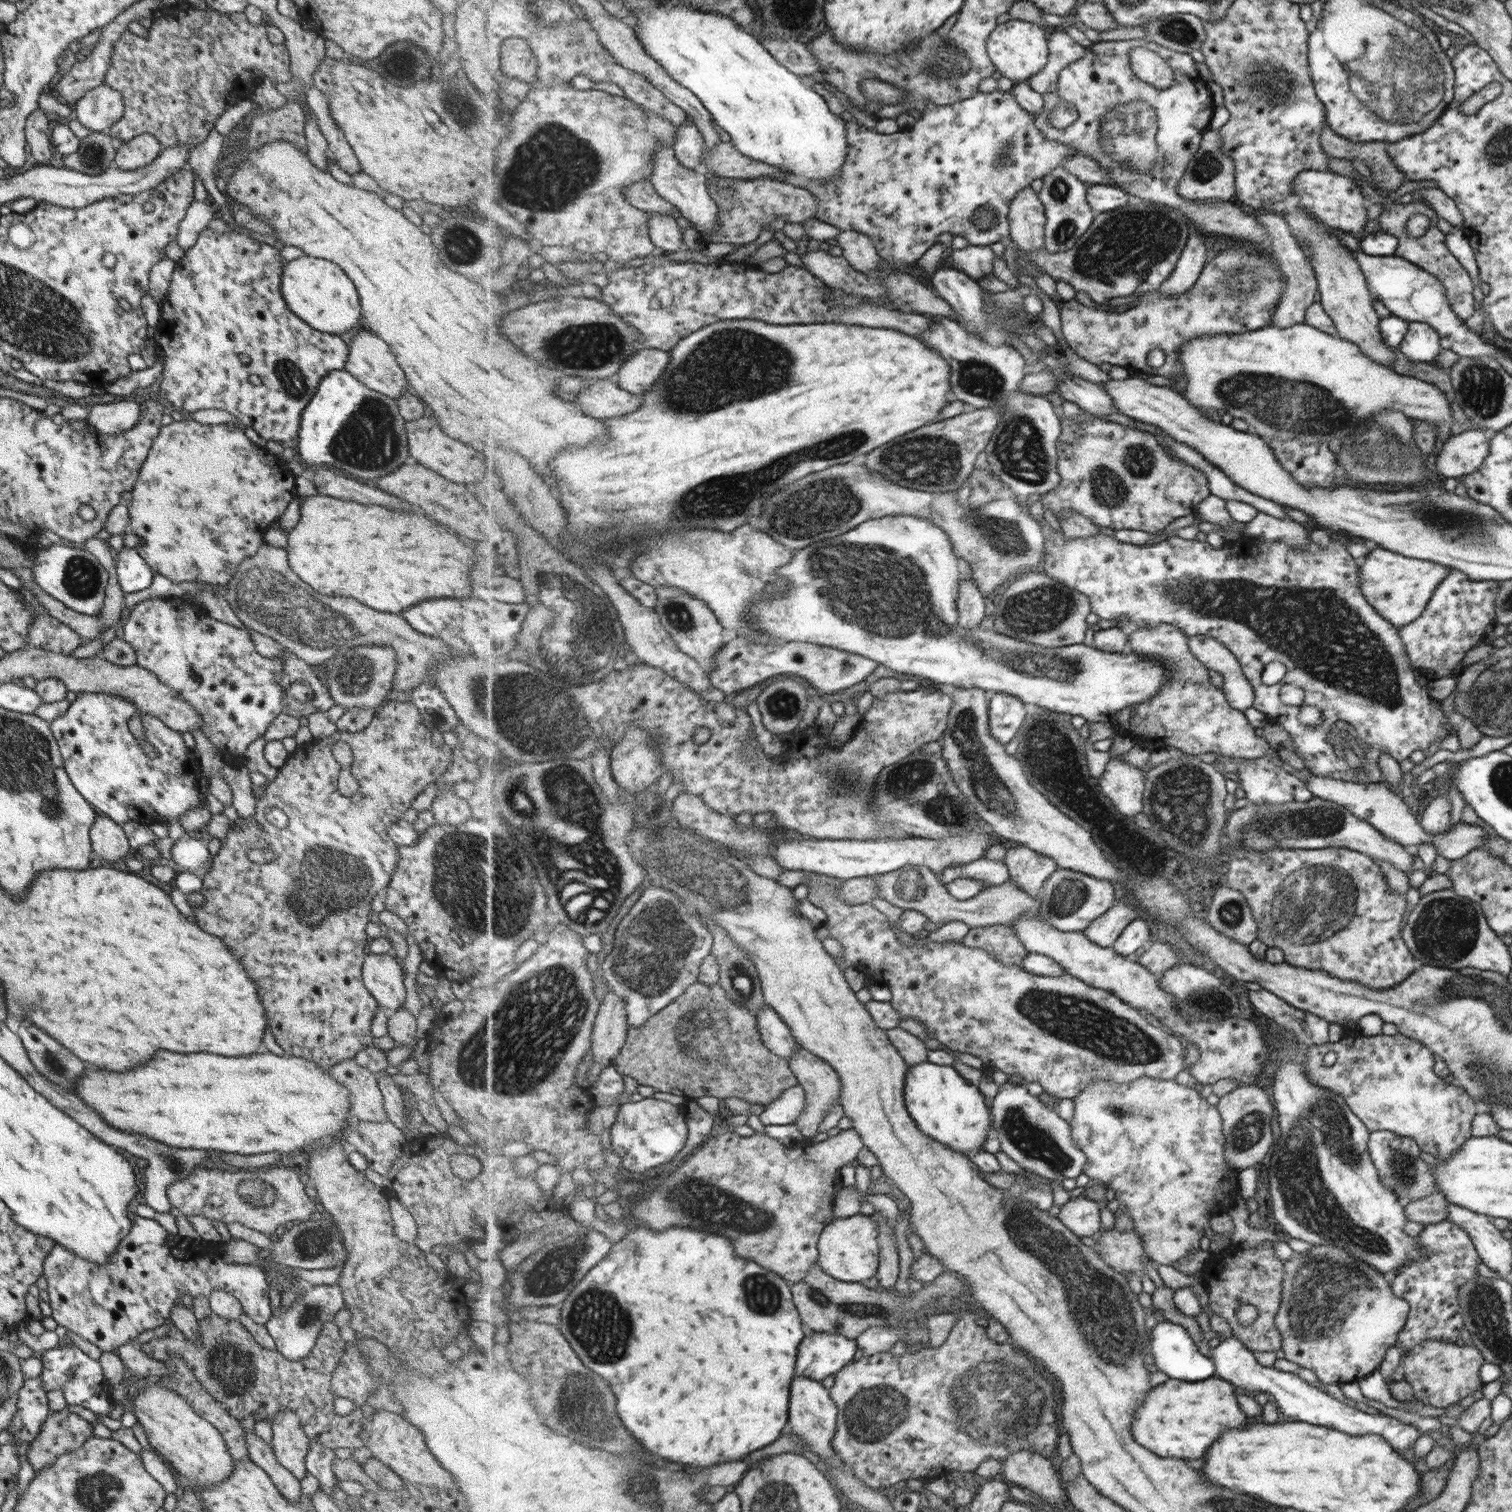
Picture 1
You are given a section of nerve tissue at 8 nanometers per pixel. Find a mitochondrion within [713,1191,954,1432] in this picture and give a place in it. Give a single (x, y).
(839, 1310)

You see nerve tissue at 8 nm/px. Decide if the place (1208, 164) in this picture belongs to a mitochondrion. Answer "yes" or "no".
yes

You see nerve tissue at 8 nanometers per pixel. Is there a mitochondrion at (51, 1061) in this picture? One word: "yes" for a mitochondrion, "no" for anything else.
yes

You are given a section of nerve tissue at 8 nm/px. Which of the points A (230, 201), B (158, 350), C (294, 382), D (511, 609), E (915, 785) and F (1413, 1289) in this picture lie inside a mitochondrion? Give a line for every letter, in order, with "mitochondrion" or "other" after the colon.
A: other
B: other
C: mitochondrion
D: other
E: mitochondrion
F: other

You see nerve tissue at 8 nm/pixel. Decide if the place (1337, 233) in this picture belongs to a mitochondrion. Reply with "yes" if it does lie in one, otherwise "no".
no

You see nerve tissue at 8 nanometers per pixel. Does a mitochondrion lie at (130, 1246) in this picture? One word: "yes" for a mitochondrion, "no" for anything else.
no

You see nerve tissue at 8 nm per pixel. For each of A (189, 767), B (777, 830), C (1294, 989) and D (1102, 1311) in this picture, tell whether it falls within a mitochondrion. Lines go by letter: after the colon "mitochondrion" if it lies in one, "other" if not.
A: other
B: other
C: other
D: mitochondrion

